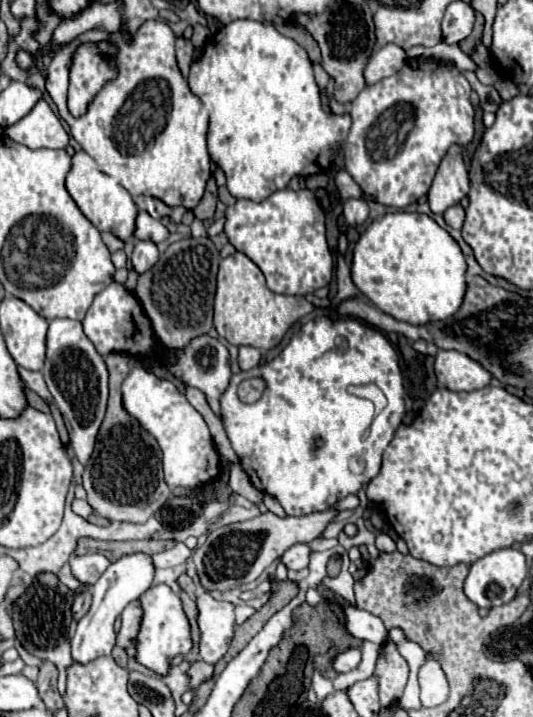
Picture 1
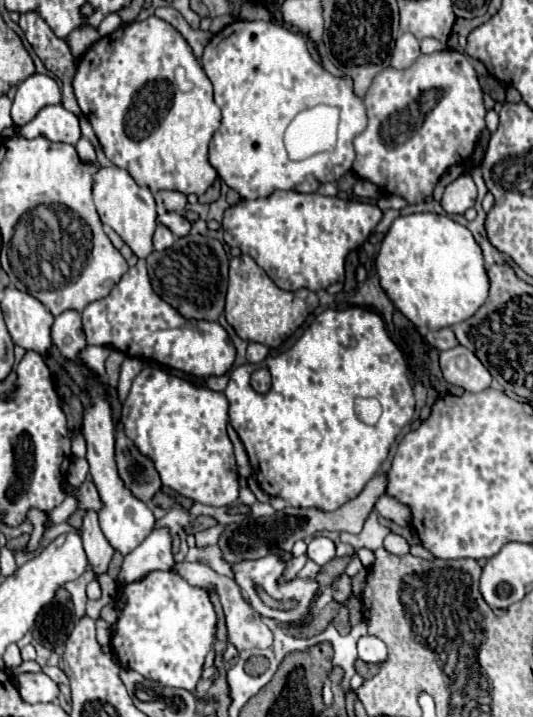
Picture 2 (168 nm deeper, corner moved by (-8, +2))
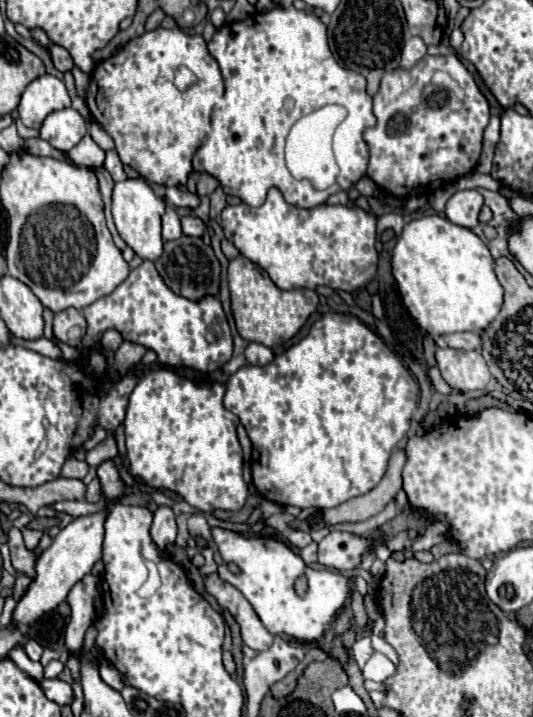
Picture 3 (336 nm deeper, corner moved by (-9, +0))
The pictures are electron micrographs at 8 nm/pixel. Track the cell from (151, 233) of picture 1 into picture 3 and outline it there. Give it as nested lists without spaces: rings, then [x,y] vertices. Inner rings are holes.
[[[182,217],[182,231],[184,235],[192,235],[192,237],[200,237],[206,231],[206,223],[200,217]]]

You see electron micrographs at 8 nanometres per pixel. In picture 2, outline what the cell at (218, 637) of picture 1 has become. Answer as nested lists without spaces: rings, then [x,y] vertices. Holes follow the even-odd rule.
[[[183,561],[183,563],[177,563],[173,569],[175,569],[179,575],[183,575],[189,583],[197,583],[197,585],[203,587],[203,589],[207,589],[207,585],[209,585],[211,589],[217,591],[217,595],[219,595],[219,599],[221,599],[221,605],[223,605],[225,619],[227,619],[227,643],[235,645],[237,651],[251,649],[251,647],[261,647],[261,649],[265,649],[265,647],[271,645],[273,633],[267,629],[267,625],[263,625],[259,613],[245,601],[245,597],[243,597],[239,585],[237,585],[233,579],[221,577],[221,575],[217,575],[213,569],[209,569],[209,567],[201,565],[201,563],[187,563],[187,561]]]

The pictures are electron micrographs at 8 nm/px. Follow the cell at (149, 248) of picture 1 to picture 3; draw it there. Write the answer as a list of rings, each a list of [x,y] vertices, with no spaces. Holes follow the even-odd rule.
[[[166,205],[166,213],[162,217],[162,237],[166,241],[172,241],[172,239],[178,239],[180,235],[182,235],[180,217],[172,205]]]

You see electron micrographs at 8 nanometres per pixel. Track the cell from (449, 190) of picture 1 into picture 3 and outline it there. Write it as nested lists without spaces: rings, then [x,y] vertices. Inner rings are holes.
[[[464,189],[454,193],[446,203],[446,219],[452,223],[472,229],[478,225],[478,213],[482,207],[482,195],[476,189]]]

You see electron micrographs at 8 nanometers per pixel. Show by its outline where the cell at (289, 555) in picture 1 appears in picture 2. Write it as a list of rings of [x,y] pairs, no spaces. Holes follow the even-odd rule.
[[[321,535],[313,537],[309,541],[309,545],[307,545],[307,557],[311,561],[315,561],[317,565],[329,563],[335,557],[335,545],[333,545],[333,541],[327,539],[327,537],[321,537]]]

